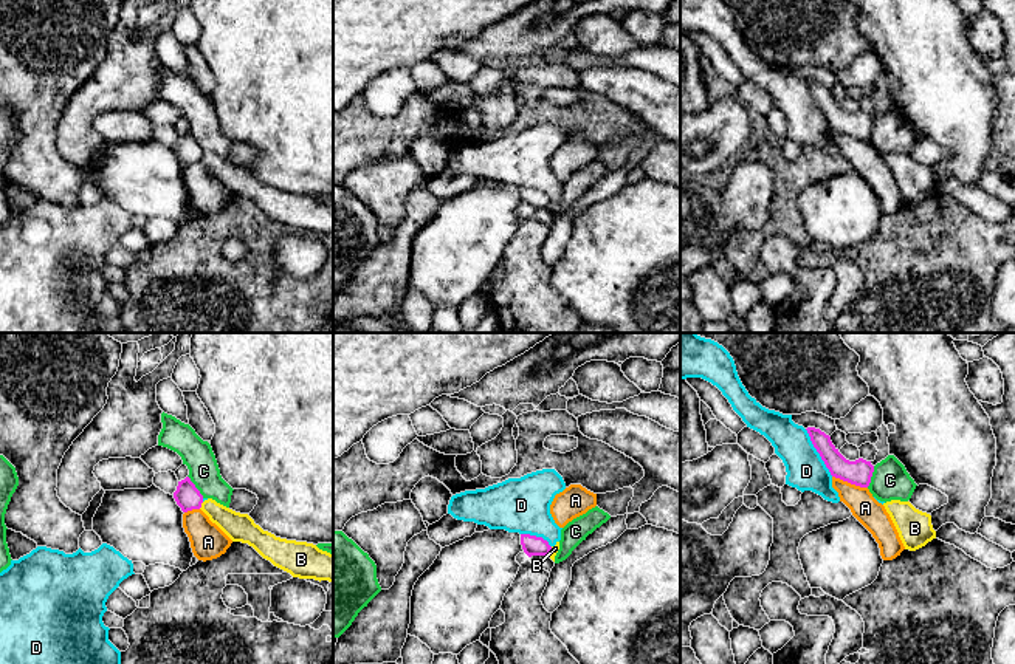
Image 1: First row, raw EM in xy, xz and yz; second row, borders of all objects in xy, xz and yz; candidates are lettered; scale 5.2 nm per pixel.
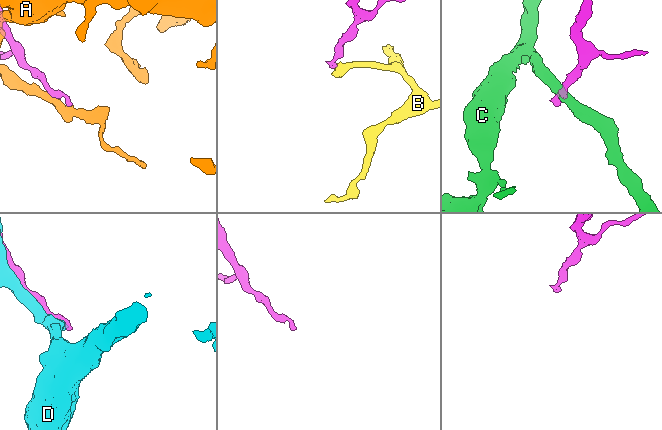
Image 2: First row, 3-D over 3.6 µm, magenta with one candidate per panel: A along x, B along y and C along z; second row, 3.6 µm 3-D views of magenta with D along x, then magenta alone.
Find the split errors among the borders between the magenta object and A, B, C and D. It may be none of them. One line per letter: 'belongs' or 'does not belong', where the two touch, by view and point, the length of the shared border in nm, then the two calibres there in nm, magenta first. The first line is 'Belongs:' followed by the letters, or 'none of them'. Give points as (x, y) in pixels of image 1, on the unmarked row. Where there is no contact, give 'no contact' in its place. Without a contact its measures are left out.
Belongs: none of them
A: does not belong; contact yz (849, 135); length 200 nm; calibres 140 and 150 nm
B: does not belong; contact xy (200, 158); length 50 nm; calibres 140 and 150 nm
C: does not belong; contact xy (194, 140); length 150 nm; calibres 140 and 160 nm
D: does not belong; contact yz (817, 104); length 280 nm; calibres 140 and 200 nm

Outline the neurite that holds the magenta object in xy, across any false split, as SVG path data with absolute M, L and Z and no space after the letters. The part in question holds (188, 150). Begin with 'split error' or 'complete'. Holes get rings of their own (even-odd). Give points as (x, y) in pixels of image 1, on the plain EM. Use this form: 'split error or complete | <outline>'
complete | M189 130L178 135L177 144L174 145L174 152L183 166L200 163L203 156L203 149Z

